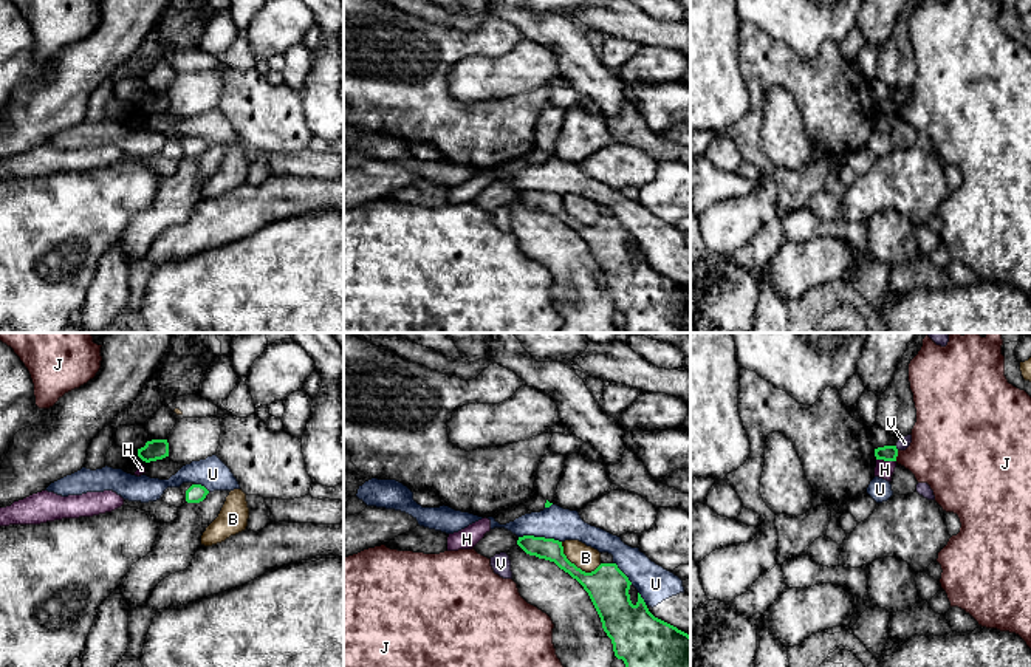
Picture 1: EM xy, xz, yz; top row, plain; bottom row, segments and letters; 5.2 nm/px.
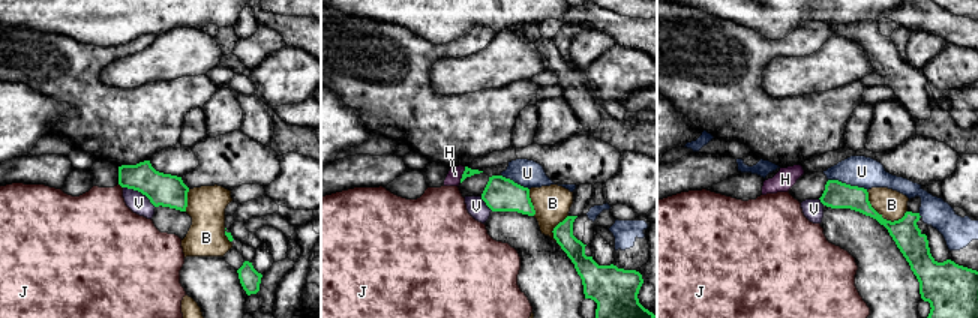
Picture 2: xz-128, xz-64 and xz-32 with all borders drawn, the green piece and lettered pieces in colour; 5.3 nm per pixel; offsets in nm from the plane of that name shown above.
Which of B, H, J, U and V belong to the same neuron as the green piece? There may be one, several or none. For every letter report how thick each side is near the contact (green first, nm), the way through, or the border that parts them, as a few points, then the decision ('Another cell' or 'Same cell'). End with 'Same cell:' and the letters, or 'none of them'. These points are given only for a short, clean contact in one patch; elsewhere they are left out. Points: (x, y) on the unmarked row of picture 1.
B: Thickness 220 nm (green) against 130 nm. Another cell
H: Thickness 80 nm (green) against 100 nm. Boundary: yz (876, 112), (895, 115). Another cell
J: Thickness 80 nm (green) against 360 nm. Another cell
U: Thickness 120 nm (green) against 170 nm. Another cell
V: Thickness 80 nm (green) against 60 nm. Another cell
Same cell: none of them

